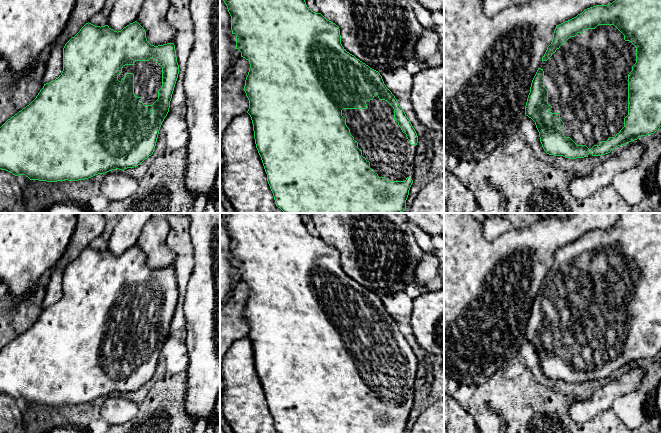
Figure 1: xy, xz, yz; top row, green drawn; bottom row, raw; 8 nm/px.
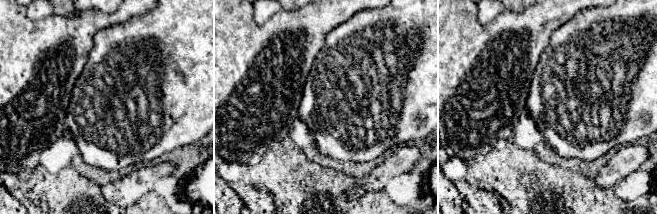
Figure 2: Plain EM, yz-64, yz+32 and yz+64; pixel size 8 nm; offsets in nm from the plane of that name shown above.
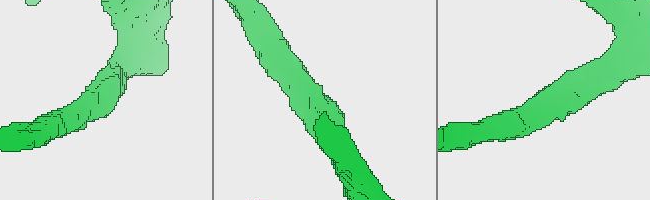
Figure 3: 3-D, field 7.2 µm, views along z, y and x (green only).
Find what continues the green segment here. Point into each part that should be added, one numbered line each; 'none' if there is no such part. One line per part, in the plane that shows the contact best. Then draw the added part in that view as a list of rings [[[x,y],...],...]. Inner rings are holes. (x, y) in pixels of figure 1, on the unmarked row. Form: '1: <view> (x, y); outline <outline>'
1: yz (587, 301); outline [[[598,249],[595,253],[586,253],[583,257],[570,261],[547,285],[541,284],[539,292],[544,295],[544,311],[548,314],[548,328],[552,330],[549,336],[560,338],[560,343],[564,346],[565,361],[570,361],[577,369],[586,369],[591,373],[620,356],[624,351],[624,342],[628,339],[628,298],[635,287],[636,271],[630,265],[625,265],[624,259],[614,249]]]

